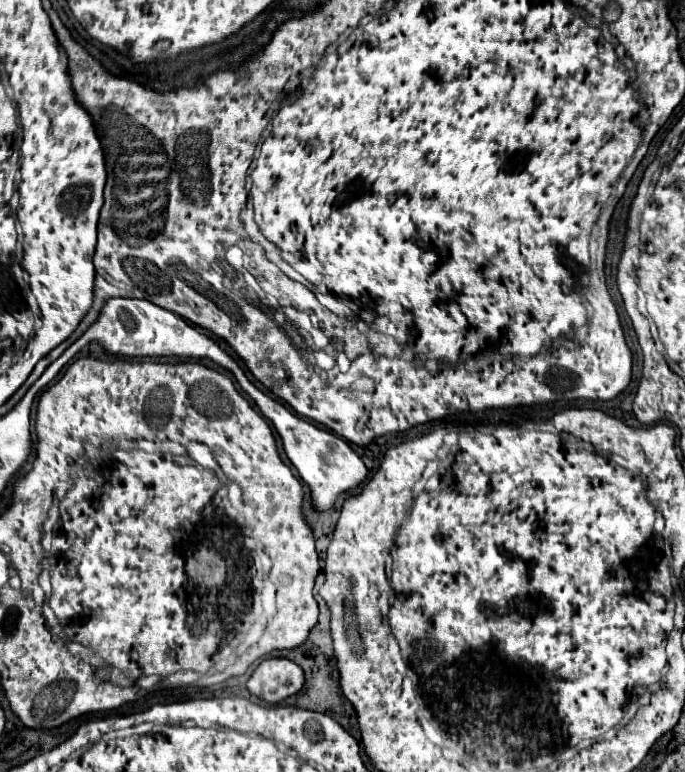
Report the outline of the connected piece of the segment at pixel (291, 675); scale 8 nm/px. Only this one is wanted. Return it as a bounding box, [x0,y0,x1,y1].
[246,659,304,705]

